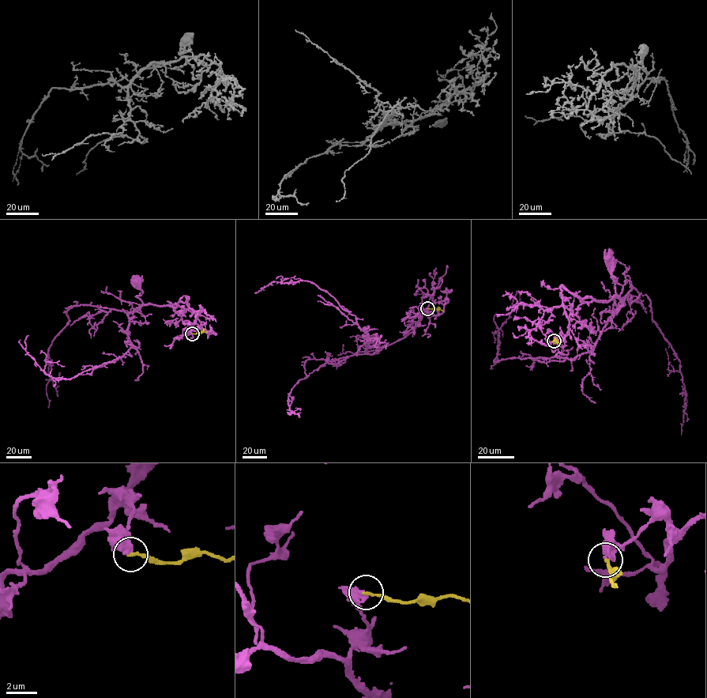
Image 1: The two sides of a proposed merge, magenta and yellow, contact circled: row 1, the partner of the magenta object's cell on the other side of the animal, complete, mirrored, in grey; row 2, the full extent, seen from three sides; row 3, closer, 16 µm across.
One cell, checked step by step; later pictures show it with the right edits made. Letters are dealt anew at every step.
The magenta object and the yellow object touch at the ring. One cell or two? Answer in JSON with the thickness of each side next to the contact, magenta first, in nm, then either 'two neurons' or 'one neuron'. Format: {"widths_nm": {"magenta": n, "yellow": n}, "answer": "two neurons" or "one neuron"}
{"widths_nm": {"magenta": 500, "yellow": 200}, "answer": "two neurons"}

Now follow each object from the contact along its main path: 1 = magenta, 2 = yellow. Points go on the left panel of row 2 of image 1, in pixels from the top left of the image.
1: (191, 333), (197, 314), (186, 296), (184, 303), (167, 305), (142, 303), (137, 296), (143, 291), (136, 282)
2: (192, 333), (207, 331)

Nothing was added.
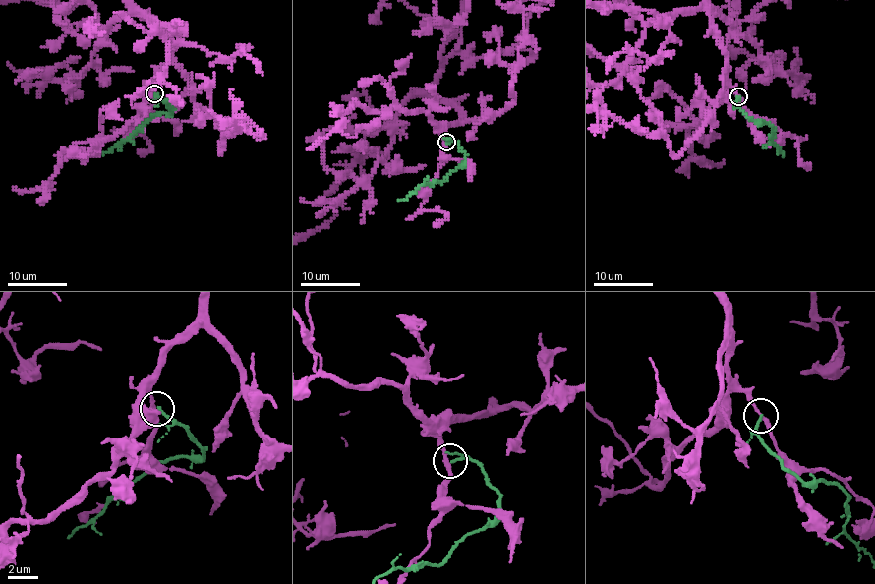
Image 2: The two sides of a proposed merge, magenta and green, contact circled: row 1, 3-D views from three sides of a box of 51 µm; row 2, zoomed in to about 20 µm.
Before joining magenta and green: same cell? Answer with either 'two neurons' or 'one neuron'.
two neurons

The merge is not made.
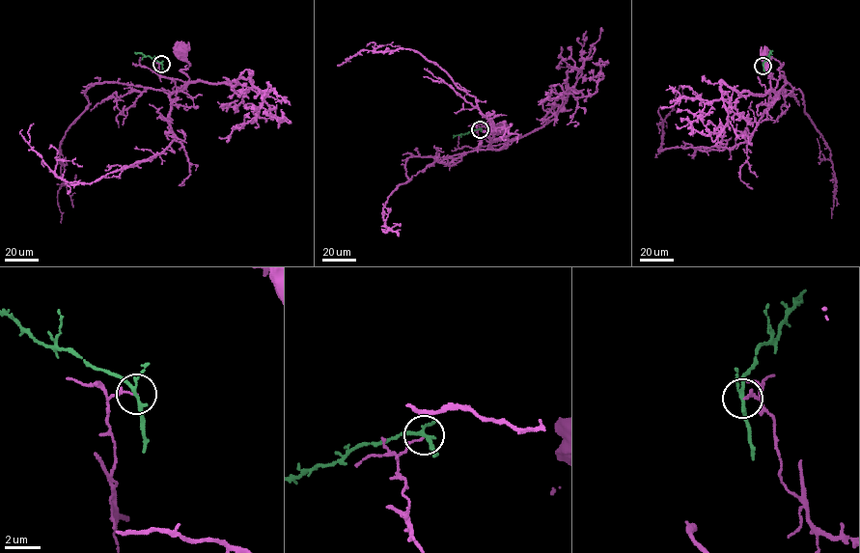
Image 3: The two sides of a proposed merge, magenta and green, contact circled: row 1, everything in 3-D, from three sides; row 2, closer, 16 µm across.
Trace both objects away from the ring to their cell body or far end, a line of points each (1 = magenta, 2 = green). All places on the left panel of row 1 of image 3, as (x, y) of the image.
1: (161, 64), (158, 65), (159, 75), (186, 82), (188, 77), (181, 69), (190, 64), (180, 51)
2: (161, 64), (134, 52)

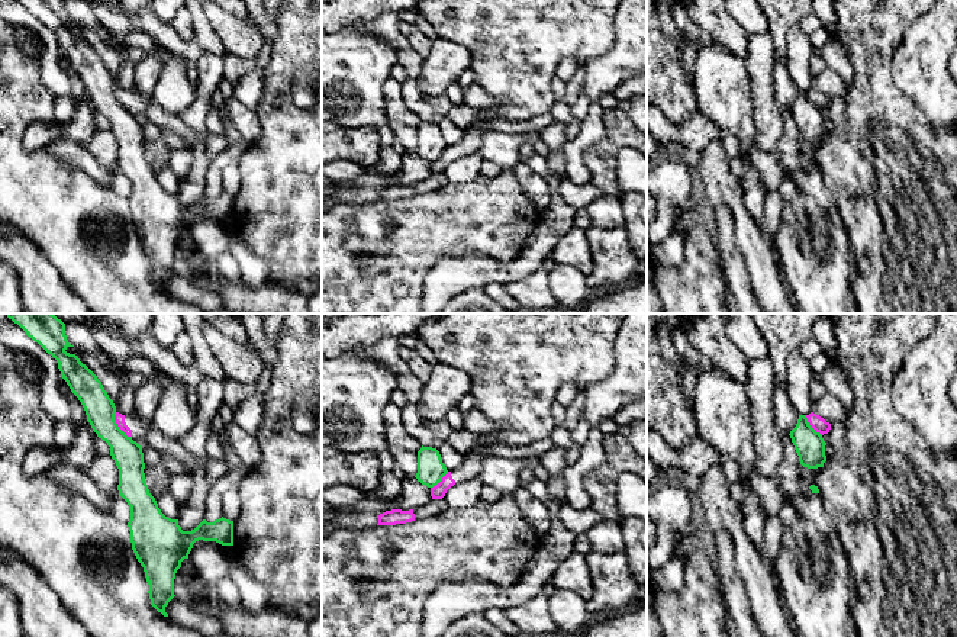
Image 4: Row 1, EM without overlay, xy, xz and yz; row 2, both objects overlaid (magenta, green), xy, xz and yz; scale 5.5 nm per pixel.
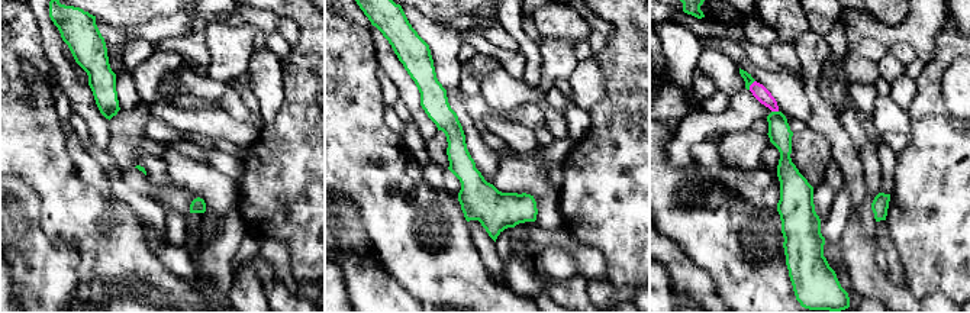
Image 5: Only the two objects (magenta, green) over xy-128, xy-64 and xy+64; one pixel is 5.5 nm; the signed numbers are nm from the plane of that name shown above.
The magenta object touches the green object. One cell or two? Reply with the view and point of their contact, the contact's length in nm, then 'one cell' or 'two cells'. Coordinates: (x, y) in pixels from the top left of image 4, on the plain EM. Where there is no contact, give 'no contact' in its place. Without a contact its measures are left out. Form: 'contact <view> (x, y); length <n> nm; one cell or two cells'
contact xy (118, 100); length 170 nm; two cells

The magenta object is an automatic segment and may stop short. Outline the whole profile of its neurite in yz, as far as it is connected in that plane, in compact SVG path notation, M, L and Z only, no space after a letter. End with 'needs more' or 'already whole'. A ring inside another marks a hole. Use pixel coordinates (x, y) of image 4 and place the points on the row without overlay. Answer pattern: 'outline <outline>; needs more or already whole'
outline M811 87L809 90L806 90L809 100L819 107L821 110L828 109L831 104L831 99L826 97L824 93L821 93L819 90Z; already whole

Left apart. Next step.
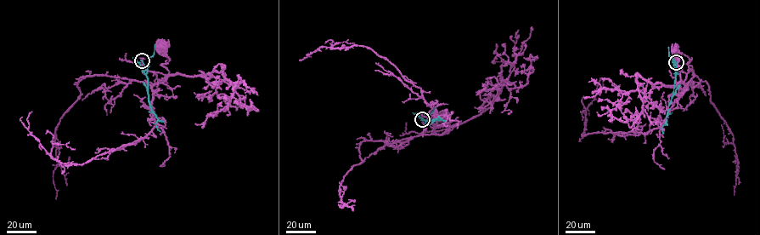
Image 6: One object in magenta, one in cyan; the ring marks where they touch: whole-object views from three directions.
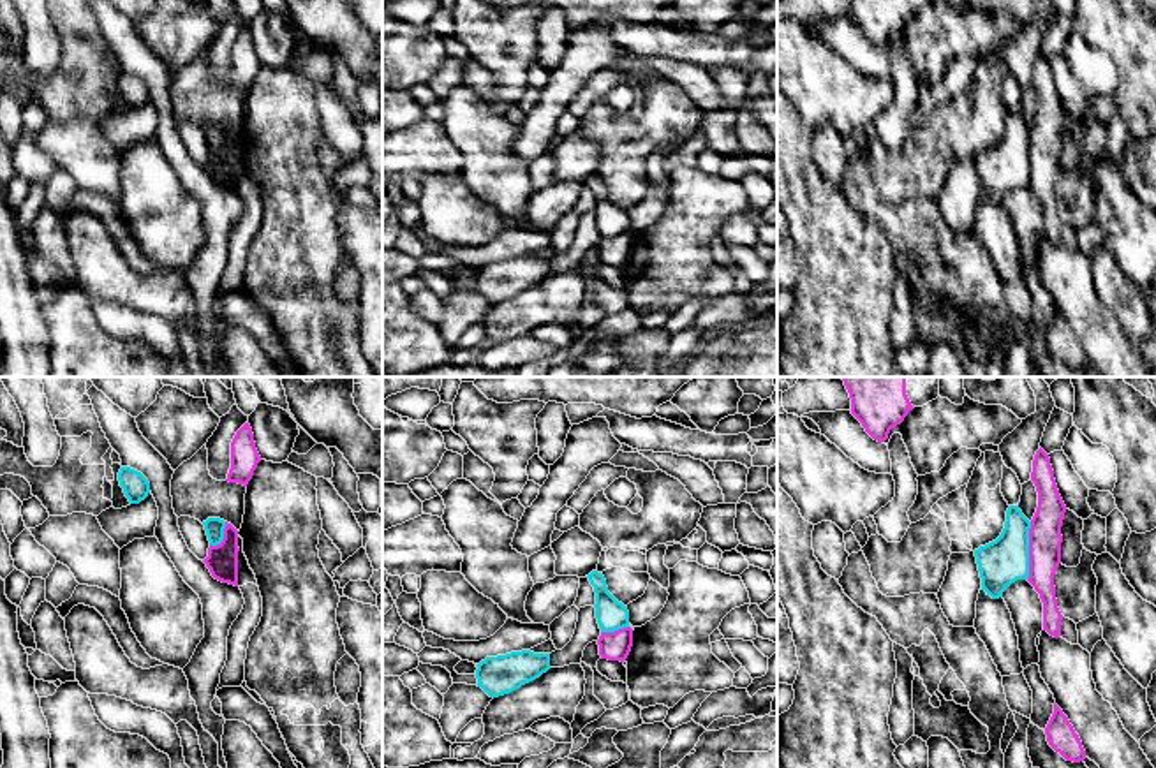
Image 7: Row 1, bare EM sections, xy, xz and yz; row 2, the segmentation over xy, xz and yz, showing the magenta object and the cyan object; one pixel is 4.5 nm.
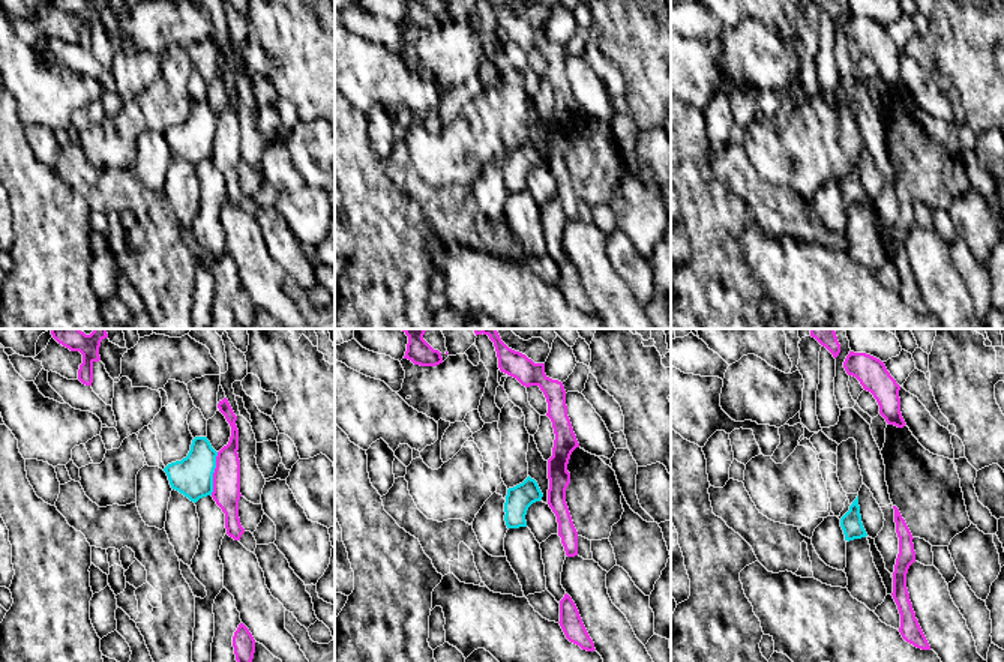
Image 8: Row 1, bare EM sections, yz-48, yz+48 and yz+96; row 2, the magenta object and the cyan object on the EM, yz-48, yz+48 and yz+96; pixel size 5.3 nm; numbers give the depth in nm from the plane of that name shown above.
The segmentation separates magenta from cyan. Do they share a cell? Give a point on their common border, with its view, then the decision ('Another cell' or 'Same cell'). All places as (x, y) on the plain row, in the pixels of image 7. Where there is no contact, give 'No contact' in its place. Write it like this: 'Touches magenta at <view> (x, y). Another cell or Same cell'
Touches magenta at yz (1030, 155). Another cell

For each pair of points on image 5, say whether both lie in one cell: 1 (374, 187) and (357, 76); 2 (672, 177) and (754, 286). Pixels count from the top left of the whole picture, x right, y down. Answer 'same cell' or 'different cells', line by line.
1: same cell
2: same cell

